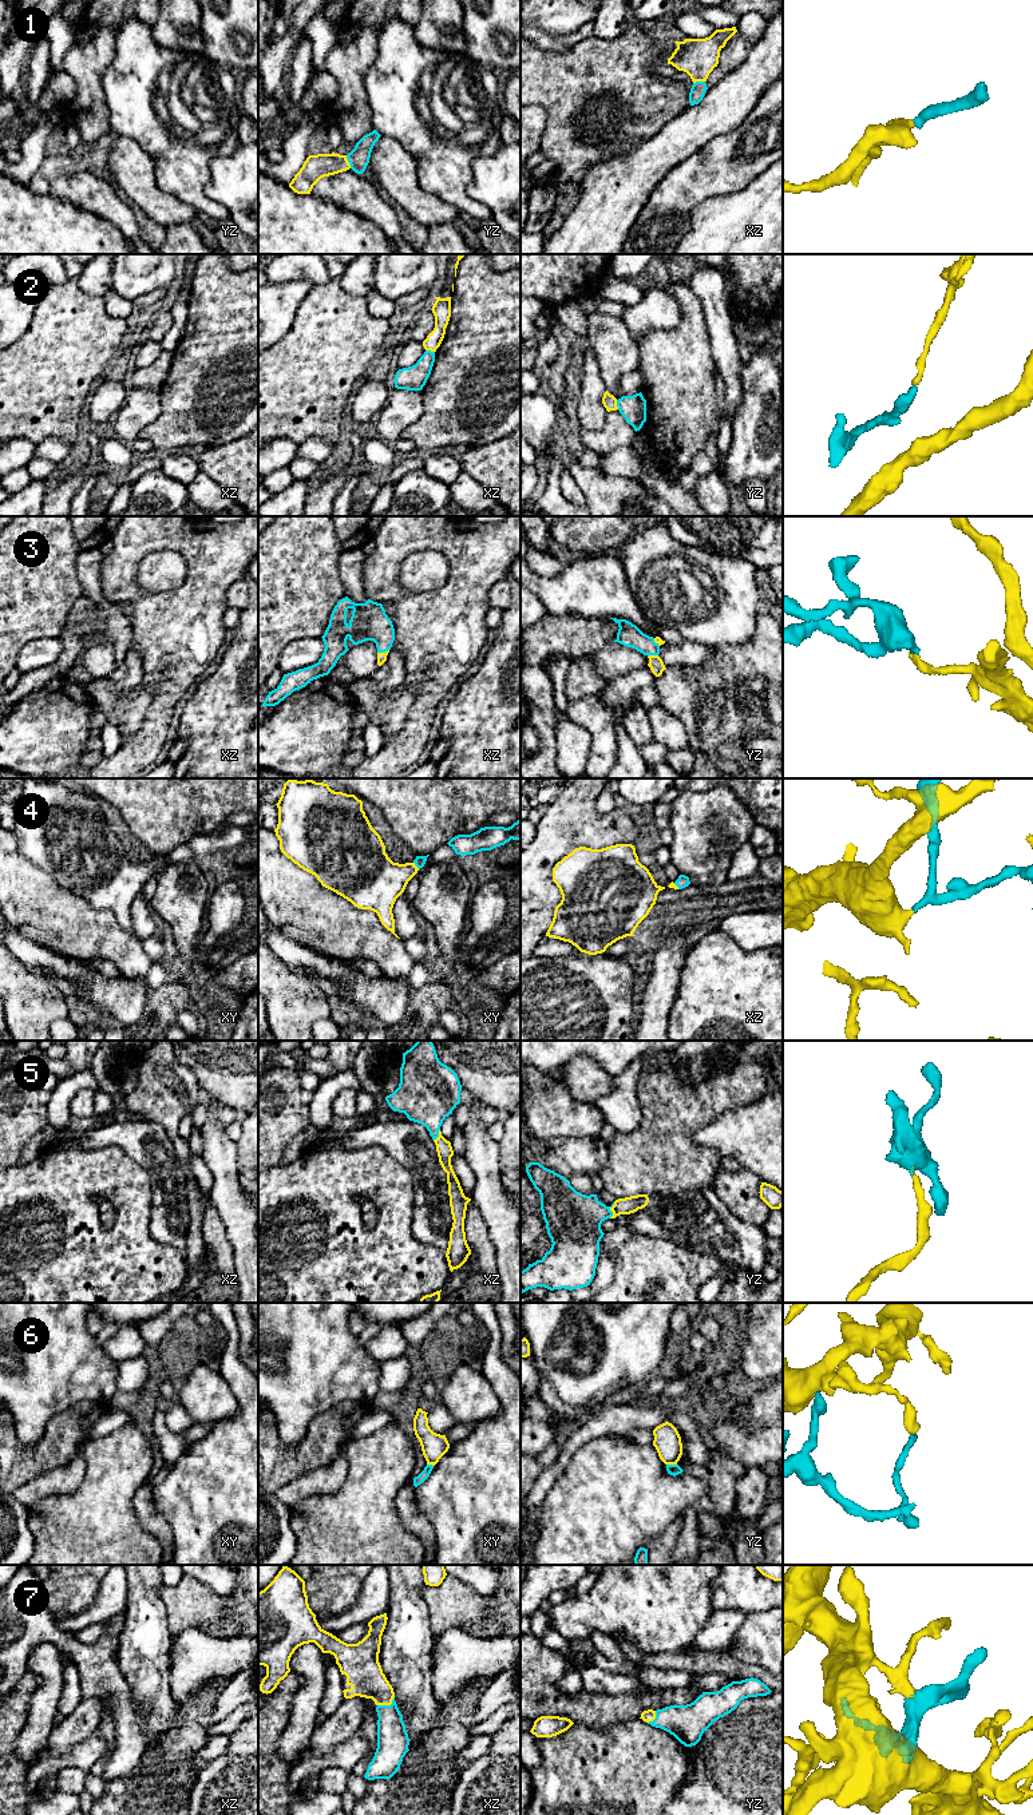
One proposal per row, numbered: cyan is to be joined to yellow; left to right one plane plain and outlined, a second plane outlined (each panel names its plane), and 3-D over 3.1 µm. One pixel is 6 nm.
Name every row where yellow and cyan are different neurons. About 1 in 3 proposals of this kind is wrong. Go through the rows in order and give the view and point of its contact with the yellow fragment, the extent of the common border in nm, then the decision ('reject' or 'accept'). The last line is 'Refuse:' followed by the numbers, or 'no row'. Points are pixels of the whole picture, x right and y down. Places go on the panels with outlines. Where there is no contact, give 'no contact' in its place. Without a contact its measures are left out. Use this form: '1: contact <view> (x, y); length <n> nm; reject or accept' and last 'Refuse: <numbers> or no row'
1: contact yz (348, 162); length 90 nm; accept
2: contact xz (430, 349); length 60 nm; reject
3: contact xz (383, 653); length 80 nm; accept
4: contact xy (415, 866); length 60 nm; accept
5: contact yz (610, 1209); length 100 nm; accept
6: contact yz (672, 1463); length 60 nm; reject
7: contact xz (387, 1704); length 120 nm; accept
Refuse: 2, 6

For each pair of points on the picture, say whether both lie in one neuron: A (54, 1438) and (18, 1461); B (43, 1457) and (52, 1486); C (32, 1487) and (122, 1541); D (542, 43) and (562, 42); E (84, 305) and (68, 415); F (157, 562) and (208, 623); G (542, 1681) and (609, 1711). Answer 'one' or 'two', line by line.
A: one
B: two
C: two
D: one
E: one
F: two
G: one

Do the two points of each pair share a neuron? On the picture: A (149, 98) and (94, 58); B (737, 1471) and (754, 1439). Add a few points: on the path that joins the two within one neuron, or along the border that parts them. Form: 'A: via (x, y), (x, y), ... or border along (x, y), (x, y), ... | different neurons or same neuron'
A: border along (114, 36), (114, 56), (102, 76), (103, 98) | different neurons
B: border along (717, 1445), (745, 1469) | different neurons

